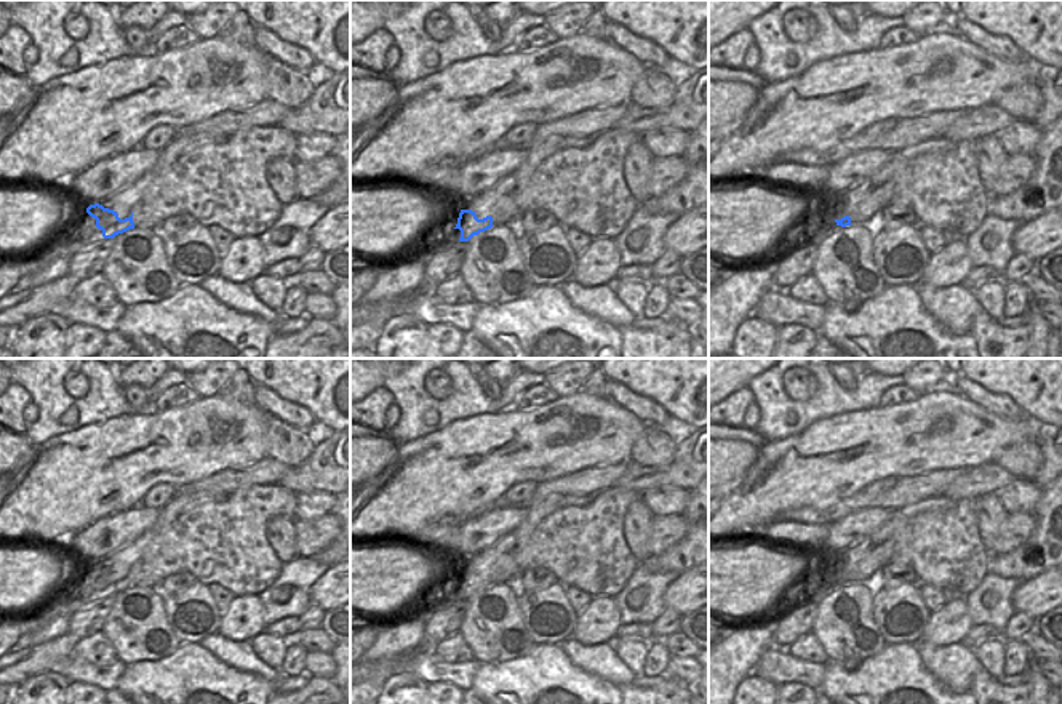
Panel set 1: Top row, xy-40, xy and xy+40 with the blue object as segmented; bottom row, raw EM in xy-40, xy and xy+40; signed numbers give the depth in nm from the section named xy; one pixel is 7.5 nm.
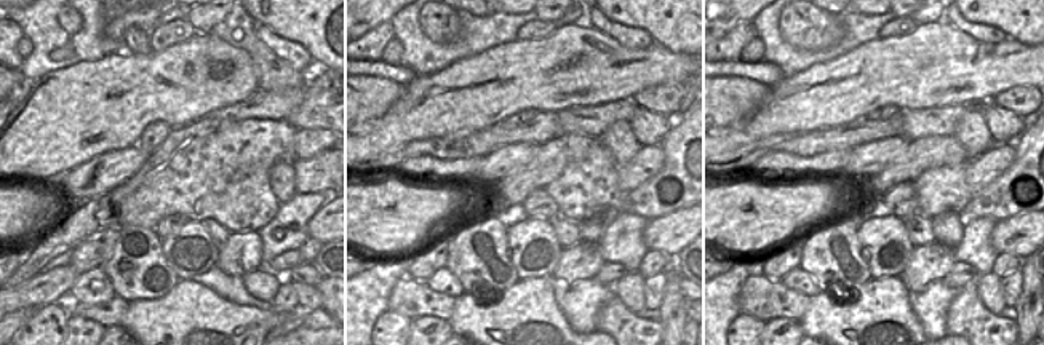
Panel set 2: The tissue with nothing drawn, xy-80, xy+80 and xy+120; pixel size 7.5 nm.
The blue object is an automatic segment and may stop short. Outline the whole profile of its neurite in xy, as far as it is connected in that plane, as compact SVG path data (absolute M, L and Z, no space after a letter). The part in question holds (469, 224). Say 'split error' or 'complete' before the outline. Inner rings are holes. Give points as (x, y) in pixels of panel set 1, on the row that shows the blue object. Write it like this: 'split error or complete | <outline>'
complete | M461 210L457 224L454 229L461 230L459 242L469 242L473 235L478 235L480 232L485 232L493 227L493 218L486 216L483 219L478 219L475 211L472 210Z

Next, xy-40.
split error | M278 125L250 126L229 136L224 144L206 144L181 157L157 184L146 190L125 219L99 203L90 205L86 213L96 219L96 227L102 230L104 238L114 238L130 229L155 229L181 213L194 216L203 227L219 226L234 238L245 235L259 238L273 226L283 206L266 179L267 163L277 157L294 158L296 149L297 136Z

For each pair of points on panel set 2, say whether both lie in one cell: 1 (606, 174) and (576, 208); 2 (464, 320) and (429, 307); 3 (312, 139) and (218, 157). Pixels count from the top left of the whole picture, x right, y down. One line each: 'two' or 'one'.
1: one
2: two
3: two

